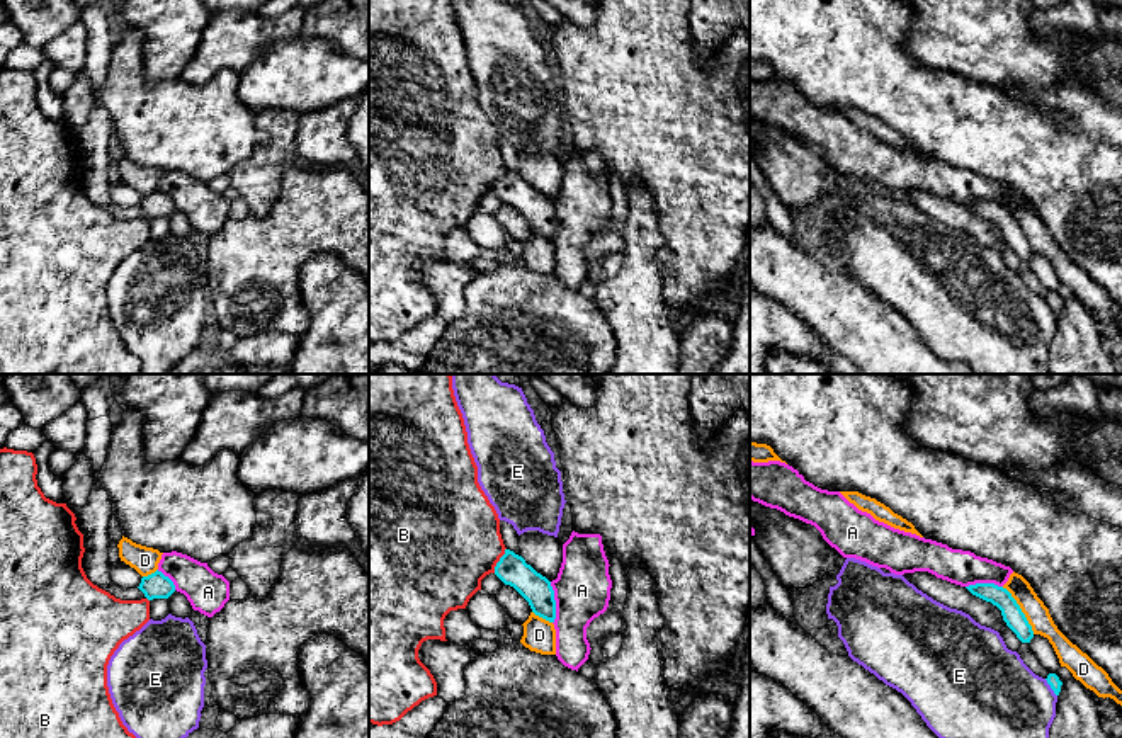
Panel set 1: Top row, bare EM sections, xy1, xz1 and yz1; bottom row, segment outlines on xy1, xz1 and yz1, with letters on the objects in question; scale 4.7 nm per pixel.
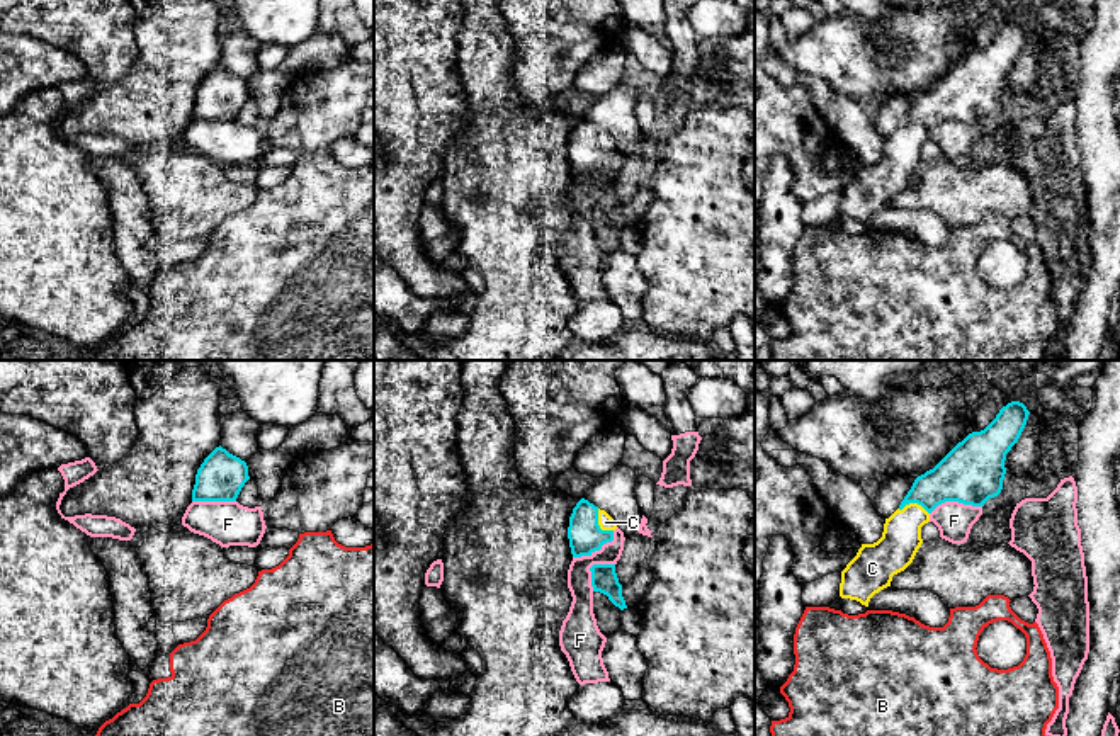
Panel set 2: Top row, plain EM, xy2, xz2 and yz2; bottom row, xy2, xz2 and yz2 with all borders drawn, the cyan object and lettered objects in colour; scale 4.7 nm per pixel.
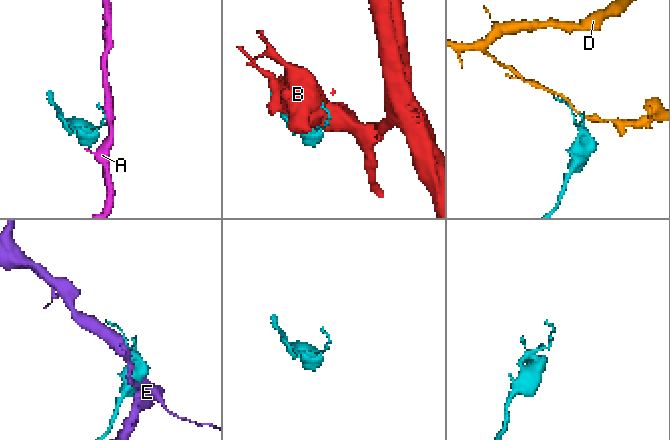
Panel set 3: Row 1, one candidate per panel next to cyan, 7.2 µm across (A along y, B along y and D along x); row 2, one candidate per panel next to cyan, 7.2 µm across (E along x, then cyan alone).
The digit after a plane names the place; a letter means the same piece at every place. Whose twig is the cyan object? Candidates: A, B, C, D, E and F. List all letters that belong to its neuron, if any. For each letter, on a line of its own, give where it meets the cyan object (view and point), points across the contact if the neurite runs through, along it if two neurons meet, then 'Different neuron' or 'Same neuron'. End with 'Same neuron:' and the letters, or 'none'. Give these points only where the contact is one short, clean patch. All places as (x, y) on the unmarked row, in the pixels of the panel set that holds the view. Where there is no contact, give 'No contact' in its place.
A: Touches cyan at xz1 (555, 221). Different neuron
B: Touches cyan at xz1 (500, 179). Different neuron
C: Touches cyan at xz2 (597, 143). Path across: xz2 (585, 155), (597, 143), (605, 141). Same neuron
D: Touches cyan at yz1 (1020, 228). Different neuron
E: Touches cyan at yz1 (1051, 306). Different neuron
F: Touches cyan at xz2 (597, 169). Boundary: xz2 (614, 150), (614, 157), (599, 169), (573, 177). Different neuron
Same neuron: C

